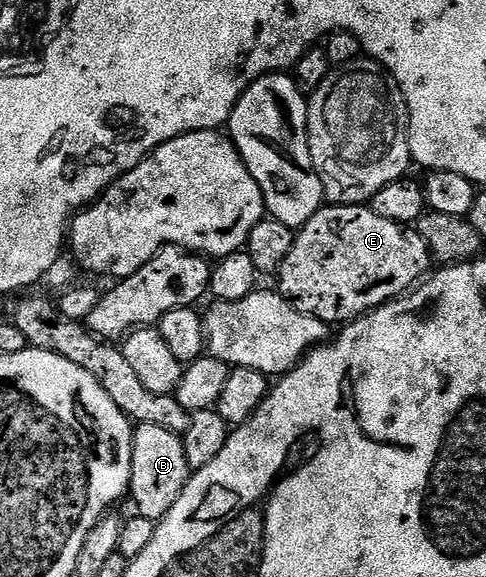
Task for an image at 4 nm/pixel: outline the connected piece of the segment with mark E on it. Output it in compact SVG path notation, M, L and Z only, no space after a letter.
M328 203L297 232L293 249L278 270L278 289L303 313L310 313L329 323L347 323L364 316L365 313L371 313L387 301L403 297L406 291L411 290L433 268L433 265L432 250L428 248L424 236L415 228L386 219L375 213L367 204Z

